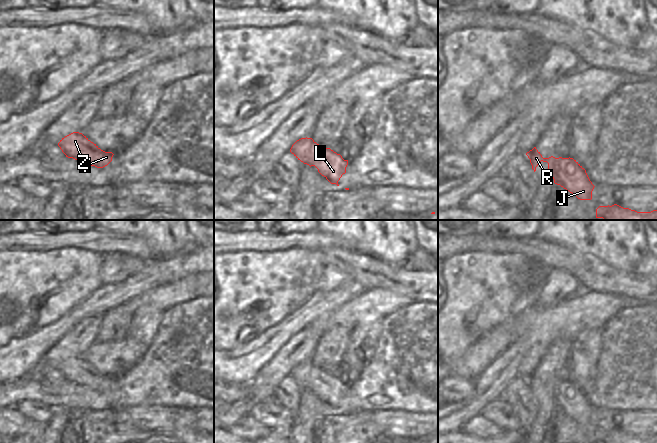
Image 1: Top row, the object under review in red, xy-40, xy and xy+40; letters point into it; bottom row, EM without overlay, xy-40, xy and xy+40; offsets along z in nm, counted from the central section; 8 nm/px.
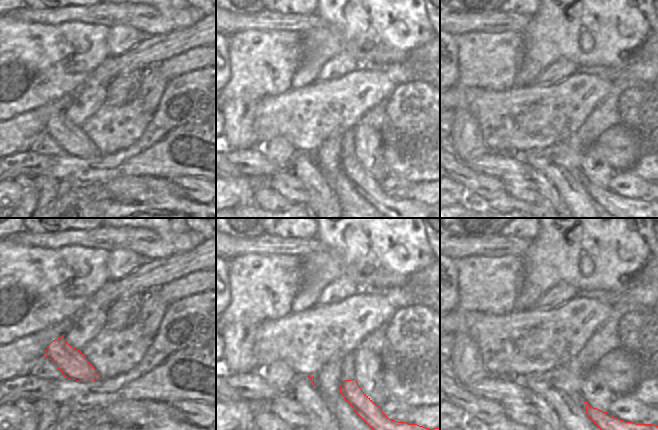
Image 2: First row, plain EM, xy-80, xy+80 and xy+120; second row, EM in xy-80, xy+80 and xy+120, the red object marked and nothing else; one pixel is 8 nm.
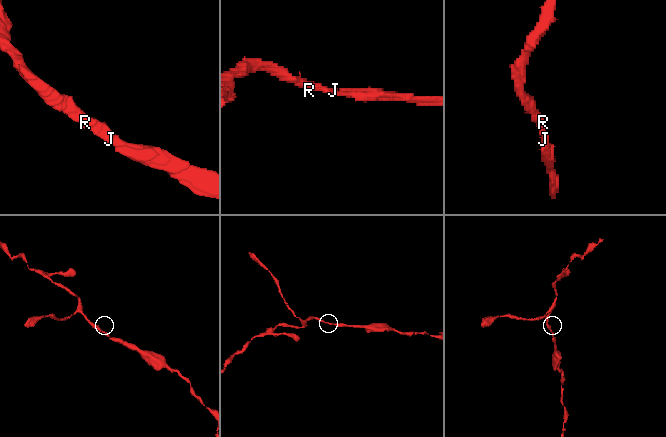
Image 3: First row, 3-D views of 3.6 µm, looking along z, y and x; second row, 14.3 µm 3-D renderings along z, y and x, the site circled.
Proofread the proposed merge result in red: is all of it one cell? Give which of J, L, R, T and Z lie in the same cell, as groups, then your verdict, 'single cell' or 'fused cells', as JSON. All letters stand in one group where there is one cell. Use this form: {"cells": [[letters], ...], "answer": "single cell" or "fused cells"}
{"cells": [["J", "L", "R", "T", "Z"]], "answer": "single cell"}

